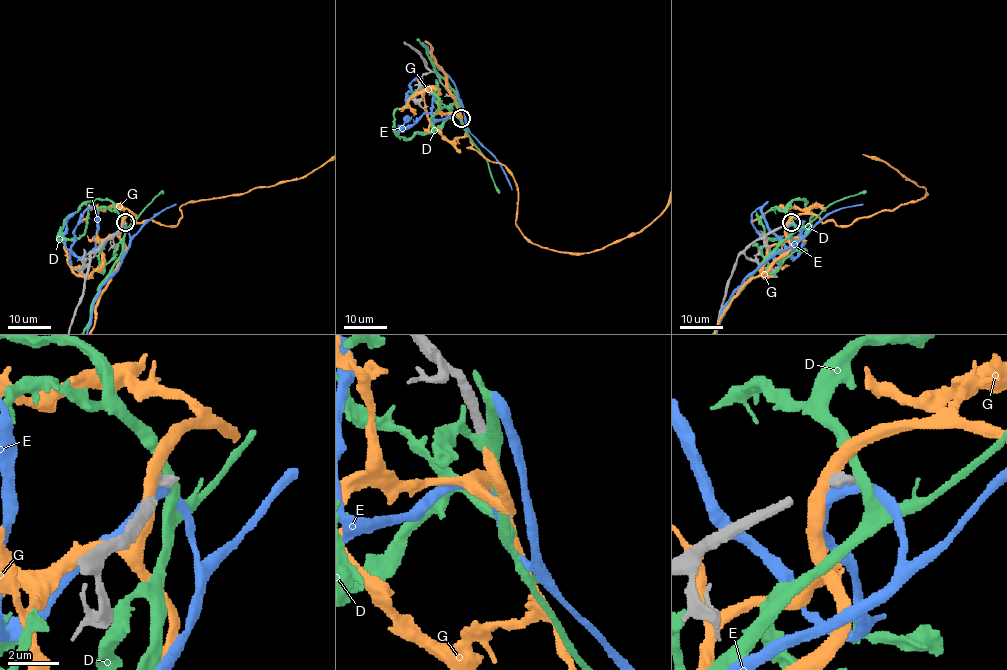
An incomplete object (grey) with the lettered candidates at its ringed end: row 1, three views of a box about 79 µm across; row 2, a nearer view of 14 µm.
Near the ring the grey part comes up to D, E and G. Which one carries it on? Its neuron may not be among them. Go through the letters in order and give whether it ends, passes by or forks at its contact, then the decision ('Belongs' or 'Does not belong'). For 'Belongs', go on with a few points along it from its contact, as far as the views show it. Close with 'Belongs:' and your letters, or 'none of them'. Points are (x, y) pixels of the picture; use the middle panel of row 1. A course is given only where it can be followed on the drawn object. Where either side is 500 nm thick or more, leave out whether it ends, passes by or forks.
D: It passes by. Does not belong
E: It passes by. Does not belong
G: It passes by. Does not belong
Belongs: none of them

